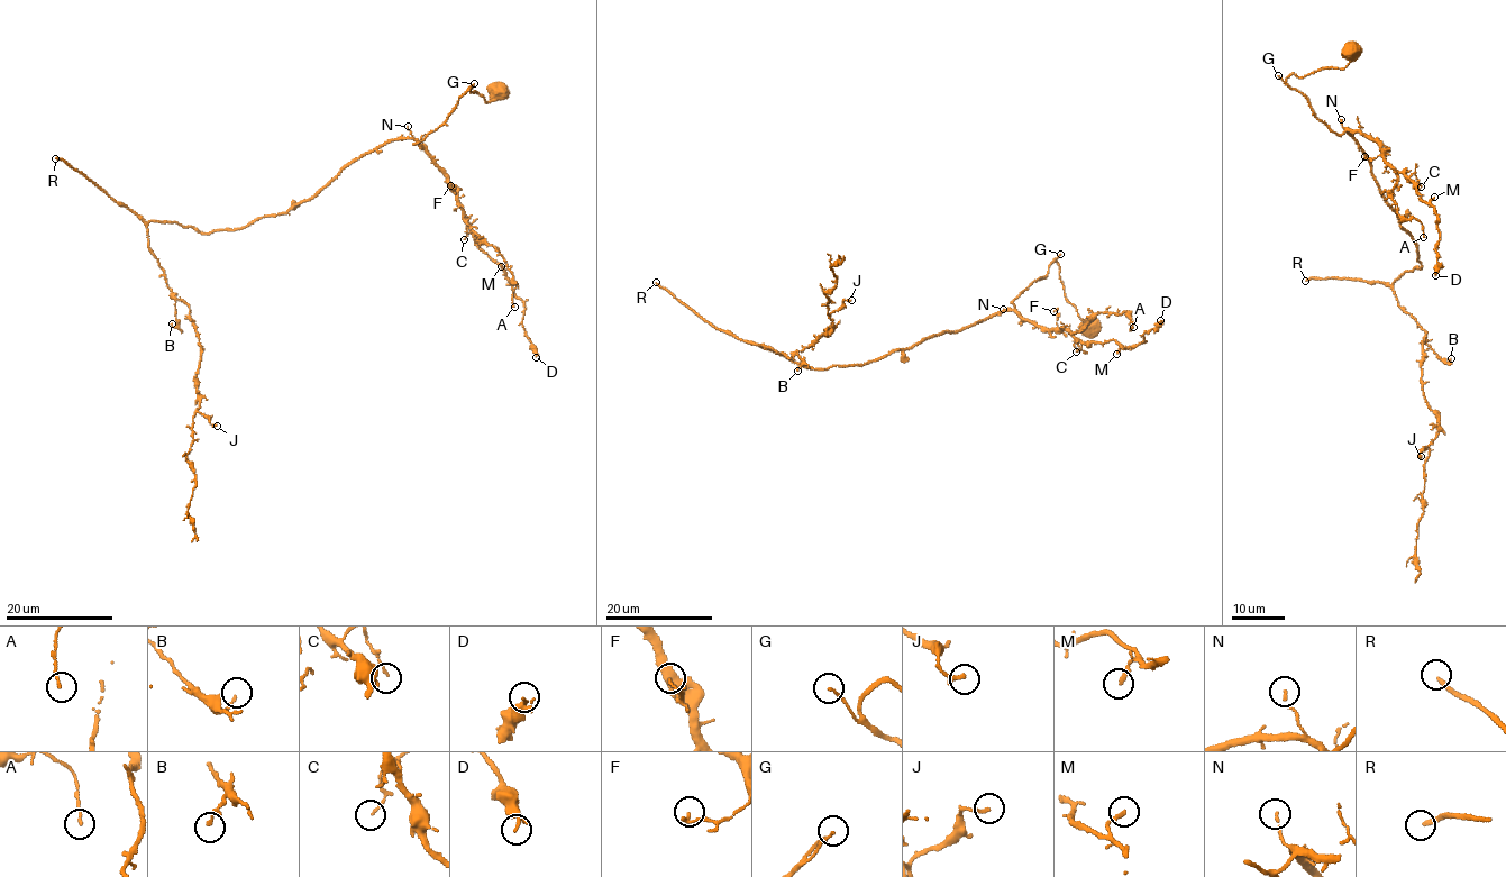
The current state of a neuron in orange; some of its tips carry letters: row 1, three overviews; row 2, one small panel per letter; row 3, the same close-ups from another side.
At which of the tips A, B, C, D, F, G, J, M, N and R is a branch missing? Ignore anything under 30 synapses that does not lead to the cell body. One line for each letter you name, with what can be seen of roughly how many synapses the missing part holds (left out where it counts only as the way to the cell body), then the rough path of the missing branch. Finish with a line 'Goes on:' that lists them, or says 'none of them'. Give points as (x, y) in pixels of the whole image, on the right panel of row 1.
R: 200 syn
Goes on: R

